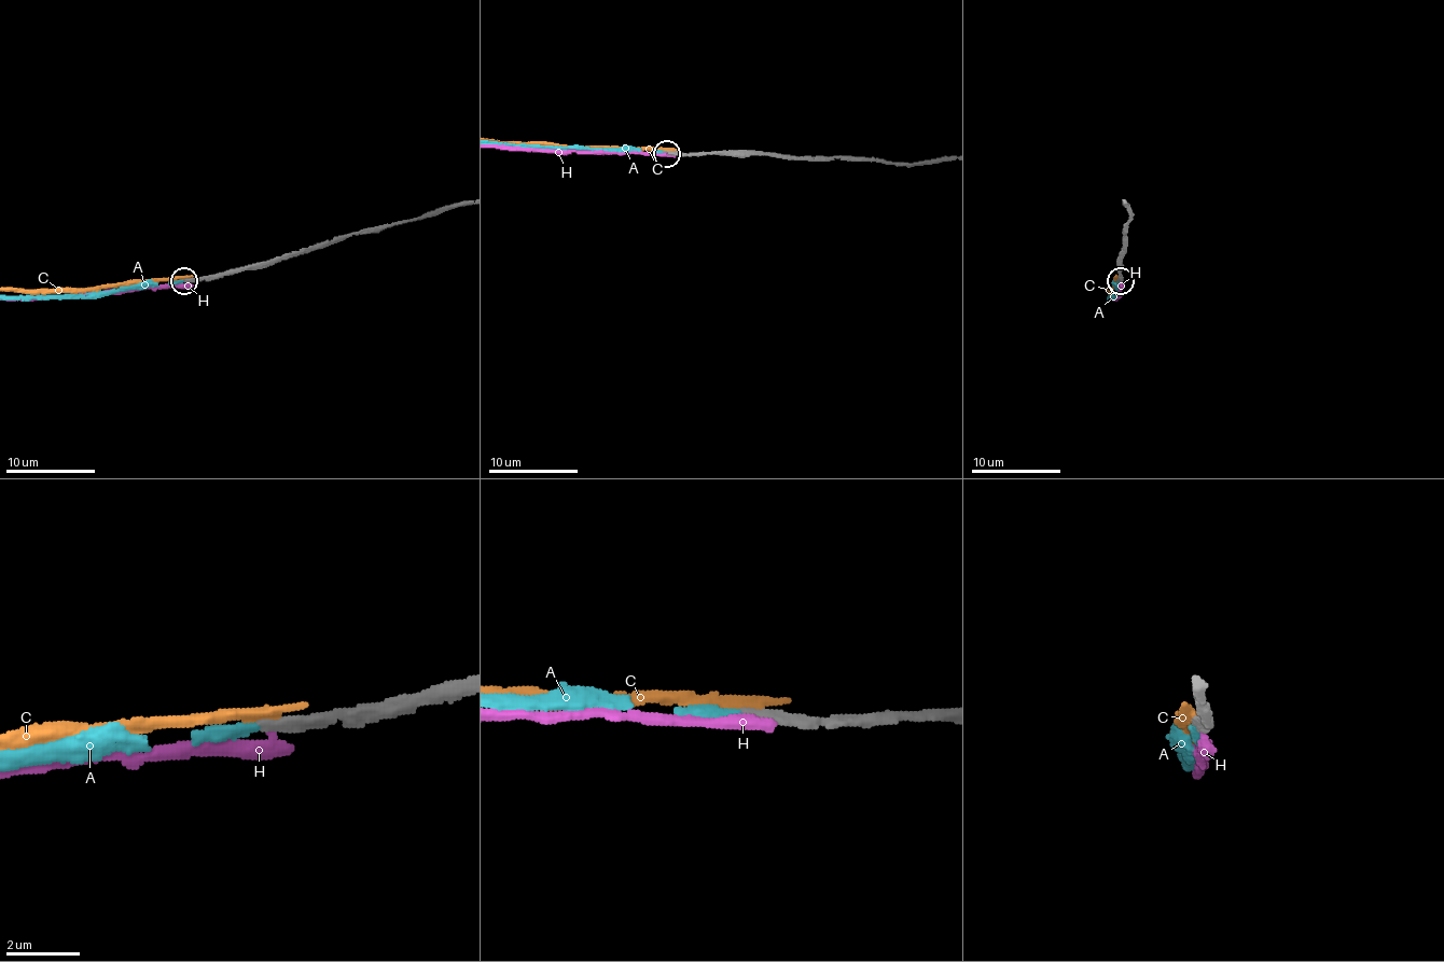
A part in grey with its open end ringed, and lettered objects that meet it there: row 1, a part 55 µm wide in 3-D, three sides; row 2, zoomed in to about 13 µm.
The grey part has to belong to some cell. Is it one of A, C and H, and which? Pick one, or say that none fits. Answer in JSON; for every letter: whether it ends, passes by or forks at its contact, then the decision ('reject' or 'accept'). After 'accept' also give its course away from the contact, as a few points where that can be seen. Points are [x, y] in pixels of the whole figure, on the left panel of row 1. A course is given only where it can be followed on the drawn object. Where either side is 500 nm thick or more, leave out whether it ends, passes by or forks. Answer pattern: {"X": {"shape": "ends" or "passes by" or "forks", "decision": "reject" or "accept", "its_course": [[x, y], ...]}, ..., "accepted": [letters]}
{"A": {"shape": "ends", "decision": "accept"}, "C": {"shape": "ends", "decision": "reject"}, "H": {"shape": "ends", "decision": "reject"}, "accepted": ["A"]}

